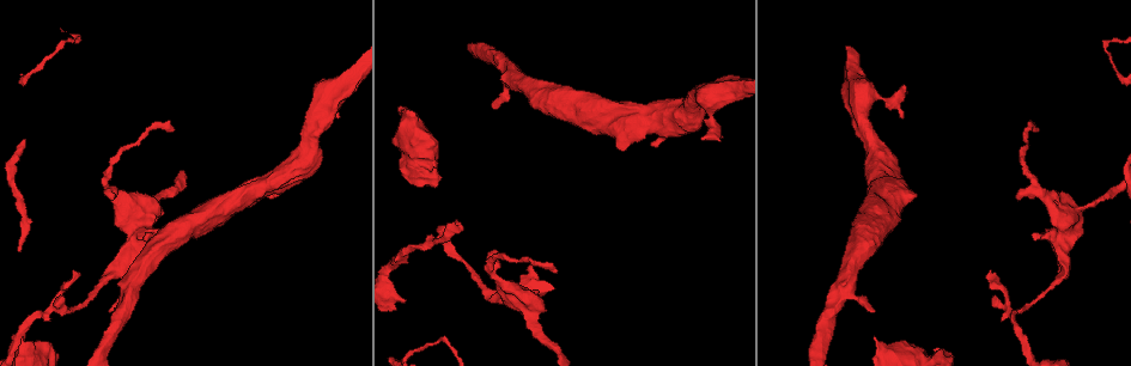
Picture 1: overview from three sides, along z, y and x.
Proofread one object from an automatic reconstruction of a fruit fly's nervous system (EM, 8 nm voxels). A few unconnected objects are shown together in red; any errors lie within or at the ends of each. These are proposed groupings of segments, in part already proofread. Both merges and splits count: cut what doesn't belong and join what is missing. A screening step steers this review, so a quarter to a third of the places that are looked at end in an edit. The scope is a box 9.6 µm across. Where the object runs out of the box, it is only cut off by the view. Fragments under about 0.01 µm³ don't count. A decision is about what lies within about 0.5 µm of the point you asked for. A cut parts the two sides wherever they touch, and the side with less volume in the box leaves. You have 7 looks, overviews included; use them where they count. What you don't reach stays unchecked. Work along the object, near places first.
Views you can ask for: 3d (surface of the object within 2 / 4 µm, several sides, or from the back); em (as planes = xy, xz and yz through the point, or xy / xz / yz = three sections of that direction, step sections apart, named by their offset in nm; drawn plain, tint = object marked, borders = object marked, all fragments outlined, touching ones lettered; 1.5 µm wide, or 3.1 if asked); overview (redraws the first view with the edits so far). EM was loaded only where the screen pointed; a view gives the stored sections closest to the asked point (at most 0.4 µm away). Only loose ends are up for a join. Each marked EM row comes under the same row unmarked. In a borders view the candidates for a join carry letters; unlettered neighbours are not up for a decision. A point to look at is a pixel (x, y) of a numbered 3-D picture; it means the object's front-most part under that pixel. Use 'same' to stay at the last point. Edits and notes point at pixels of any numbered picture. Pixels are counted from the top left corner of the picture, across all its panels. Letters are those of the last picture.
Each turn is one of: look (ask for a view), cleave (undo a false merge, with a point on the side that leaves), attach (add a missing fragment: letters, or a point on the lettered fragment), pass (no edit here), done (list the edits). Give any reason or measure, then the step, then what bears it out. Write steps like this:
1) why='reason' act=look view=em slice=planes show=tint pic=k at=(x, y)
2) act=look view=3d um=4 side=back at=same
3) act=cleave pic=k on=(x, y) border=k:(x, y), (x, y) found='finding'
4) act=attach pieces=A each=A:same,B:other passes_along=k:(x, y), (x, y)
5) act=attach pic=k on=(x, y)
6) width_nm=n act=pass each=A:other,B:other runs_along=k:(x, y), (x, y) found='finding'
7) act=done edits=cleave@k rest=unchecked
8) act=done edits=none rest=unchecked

why='branch stops here' act=look view=3d um=2 pic=1 at=(22, 340)

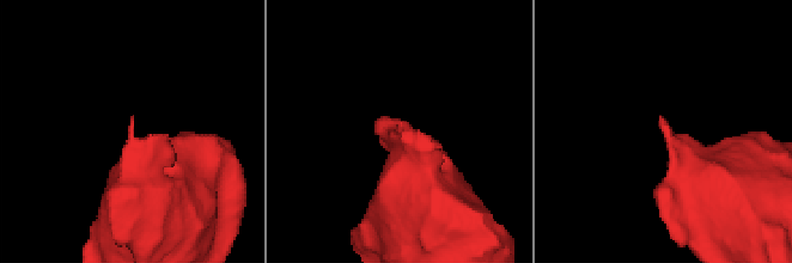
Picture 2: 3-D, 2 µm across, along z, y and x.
act=look view=em slice=planes show=tint pic=2 at=(659, 115)

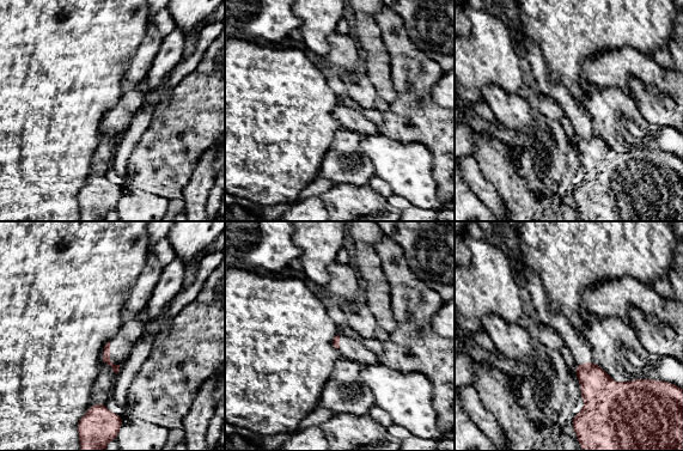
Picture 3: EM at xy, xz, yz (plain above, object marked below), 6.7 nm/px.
why='see the neighbours' act=look view=em slice=planes show=borders at=same

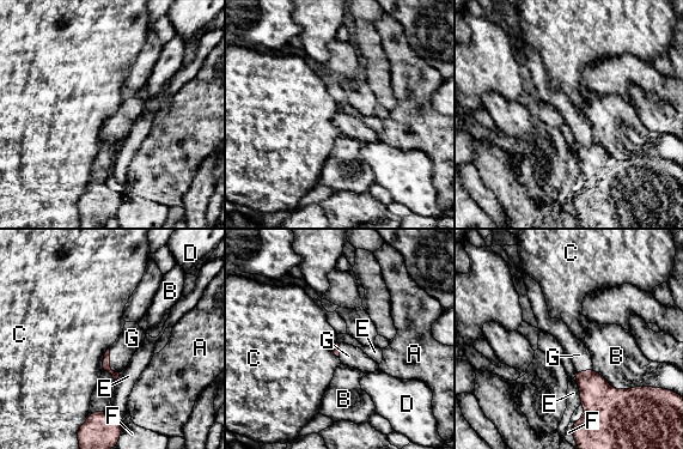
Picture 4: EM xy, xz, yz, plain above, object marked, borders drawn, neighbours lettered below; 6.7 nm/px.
act=attach pic=4 on=(132, 338) each=A:other,B:other,C:other,D:other,E:other,F:other,G:same passes_along=4:(105, 365), (109, 363), (132, 338) found='the neuron continues'

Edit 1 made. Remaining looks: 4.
why='see it whole again' act=look view=overview

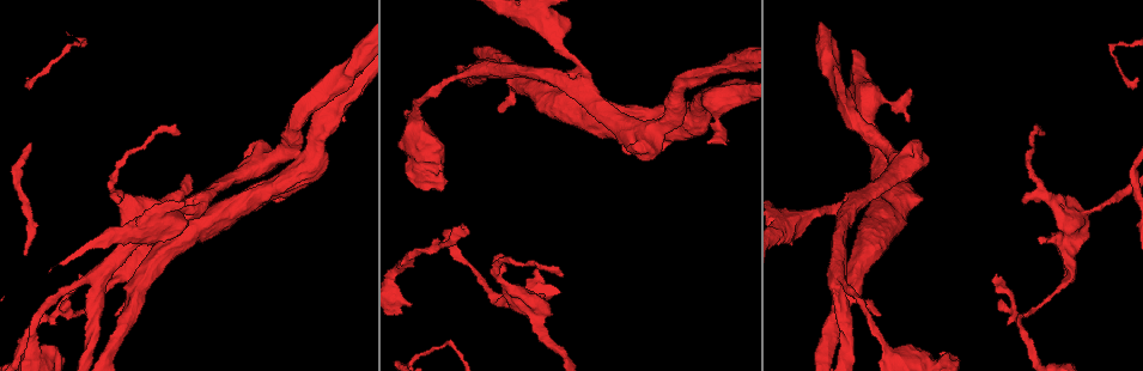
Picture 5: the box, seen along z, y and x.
why='calibre changes' act=look view=em slice=planes show=tint pic=5 at=(542, 330)

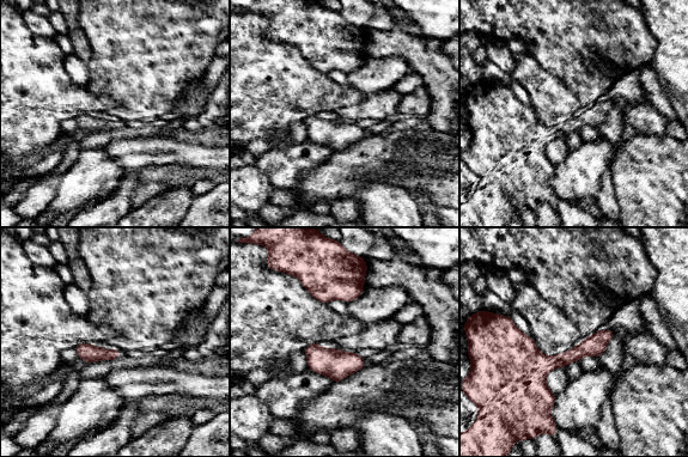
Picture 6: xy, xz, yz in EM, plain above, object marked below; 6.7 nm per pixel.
act=look view=em slice=planes show=borders at=same

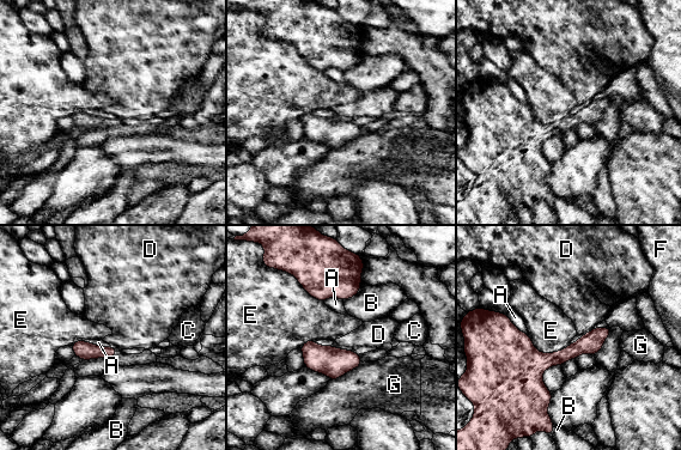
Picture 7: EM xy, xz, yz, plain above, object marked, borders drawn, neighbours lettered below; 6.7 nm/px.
act=pass each=A:other,B:other,C:other,D:other,E:other,F:other,G:other runs_along=7:(607, 330), (559, 358), (539, 358), (524, 340) found='continuous, no second neuron'

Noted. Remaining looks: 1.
act=done edits=attach@4 rest=unchecked

